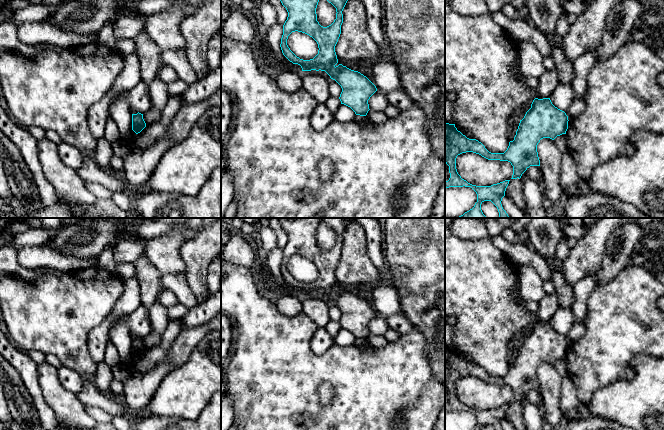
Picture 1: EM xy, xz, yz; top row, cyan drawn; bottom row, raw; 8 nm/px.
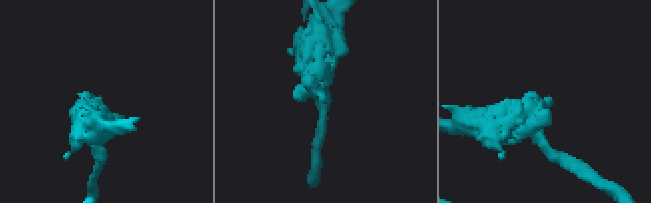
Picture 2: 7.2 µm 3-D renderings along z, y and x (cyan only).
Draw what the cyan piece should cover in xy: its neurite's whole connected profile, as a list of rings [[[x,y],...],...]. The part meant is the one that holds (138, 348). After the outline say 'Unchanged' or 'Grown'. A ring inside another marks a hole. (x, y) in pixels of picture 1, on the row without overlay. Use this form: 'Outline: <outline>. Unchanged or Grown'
Outline: [[[132,338],[132,354],[138,358],[146,351],[146,347],[143,343],[143,338]]]. Unchanged

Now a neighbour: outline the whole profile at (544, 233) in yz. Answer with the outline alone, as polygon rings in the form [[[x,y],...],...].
[[[531,218],[526,231],[535,251],[545,261],[556,258],[557,244],[564,237],[563,222],[557,218]]]

